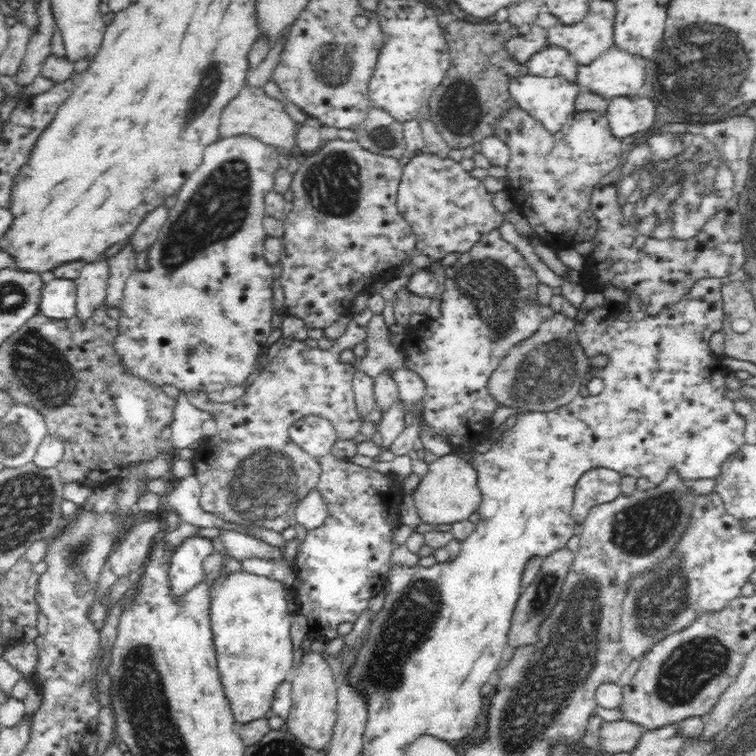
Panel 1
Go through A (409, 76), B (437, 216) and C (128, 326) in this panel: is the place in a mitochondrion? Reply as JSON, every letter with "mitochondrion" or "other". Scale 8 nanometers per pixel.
{"A":"other","B":"mitochondrion","C":"other"}

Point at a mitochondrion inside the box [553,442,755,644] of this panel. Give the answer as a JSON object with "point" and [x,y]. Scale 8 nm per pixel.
{"point":[638,528]}

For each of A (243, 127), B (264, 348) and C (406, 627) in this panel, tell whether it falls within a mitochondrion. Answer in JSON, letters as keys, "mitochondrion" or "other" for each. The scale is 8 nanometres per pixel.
{"A":"other","B":"other","C":"mitochondrion"}

